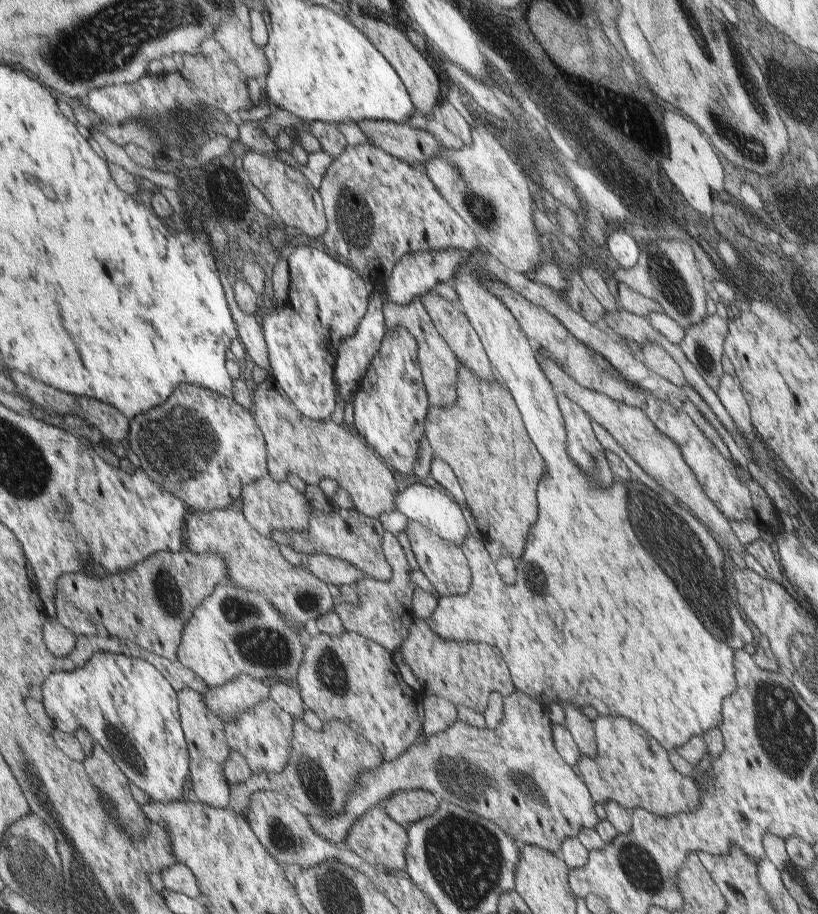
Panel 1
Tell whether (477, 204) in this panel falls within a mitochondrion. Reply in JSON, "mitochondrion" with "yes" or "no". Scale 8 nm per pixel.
{"mitochondrion":"yes"}

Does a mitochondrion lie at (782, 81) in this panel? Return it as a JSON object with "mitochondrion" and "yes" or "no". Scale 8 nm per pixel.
{"mitochondrion":"yes"}

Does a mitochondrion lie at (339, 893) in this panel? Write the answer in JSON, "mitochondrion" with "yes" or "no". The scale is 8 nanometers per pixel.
{"mitochondrion":"yes"}

